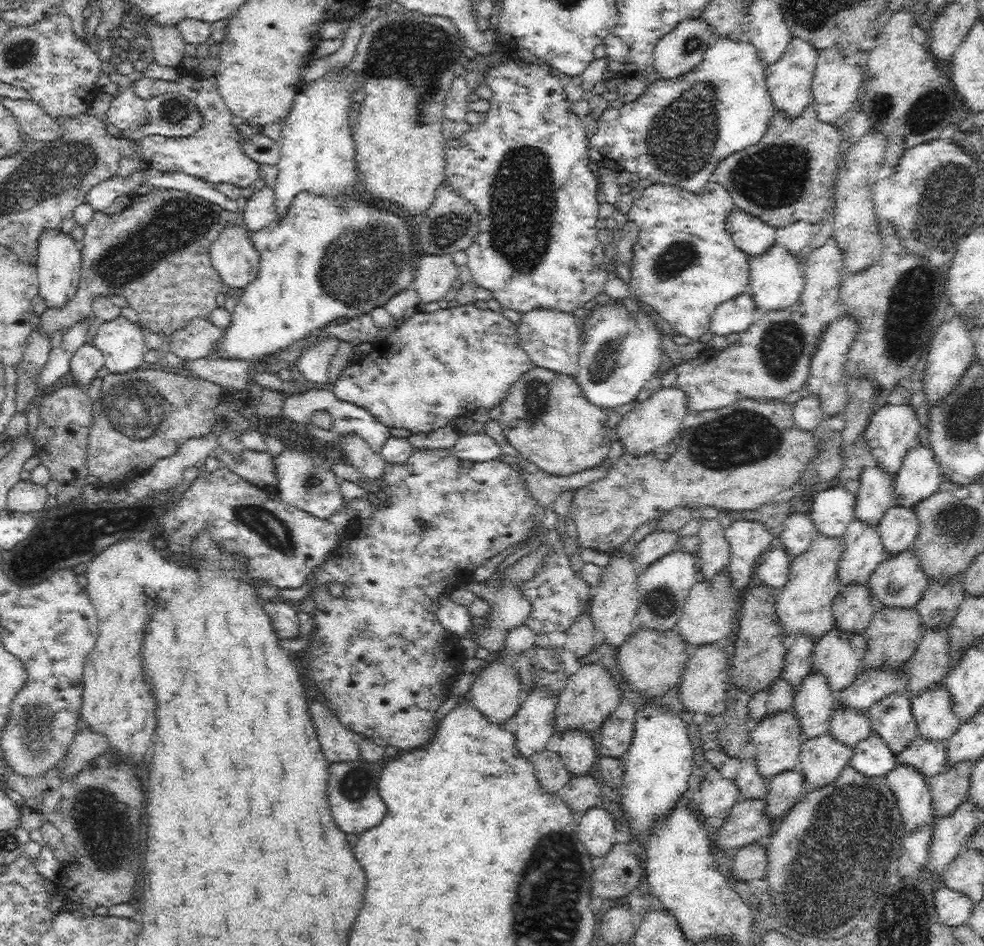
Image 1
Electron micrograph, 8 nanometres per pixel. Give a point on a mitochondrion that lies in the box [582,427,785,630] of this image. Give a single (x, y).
(661, 599)

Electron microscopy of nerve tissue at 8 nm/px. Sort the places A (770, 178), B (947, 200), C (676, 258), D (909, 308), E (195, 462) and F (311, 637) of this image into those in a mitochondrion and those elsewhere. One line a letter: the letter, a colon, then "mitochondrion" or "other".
A: mitochondrion
B: mitochondrion
C: mitochondrion
D: mitochondrion
E: other
F: other

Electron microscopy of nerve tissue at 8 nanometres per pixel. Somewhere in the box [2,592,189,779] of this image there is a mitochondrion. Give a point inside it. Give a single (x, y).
(42, 724)

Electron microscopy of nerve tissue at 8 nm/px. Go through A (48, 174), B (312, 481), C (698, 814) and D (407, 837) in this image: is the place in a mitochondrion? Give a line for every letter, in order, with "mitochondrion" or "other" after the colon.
A: mitochondrion
B: mitochondrion
C: other
D: other

